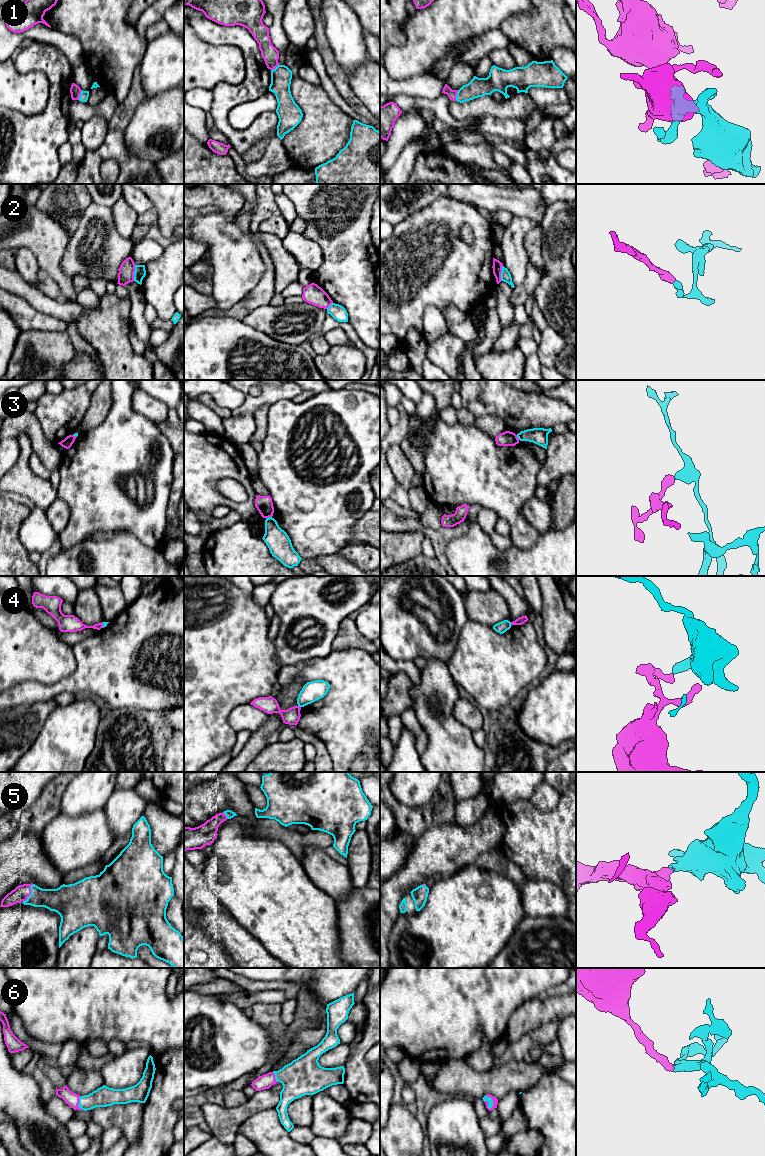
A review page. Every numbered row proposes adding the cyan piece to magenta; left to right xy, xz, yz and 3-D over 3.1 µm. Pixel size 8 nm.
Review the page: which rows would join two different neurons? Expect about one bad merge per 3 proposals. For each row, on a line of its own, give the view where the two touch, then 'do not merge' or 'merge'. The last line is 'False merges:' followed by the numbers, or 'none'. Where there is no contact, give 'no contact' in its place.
1: xy | merge
2: xy | do not merge
3: xz | do not merge
4: yz | do not merge
5: xy | merge
6: yz | merge
False merges: 2, 3, 4

